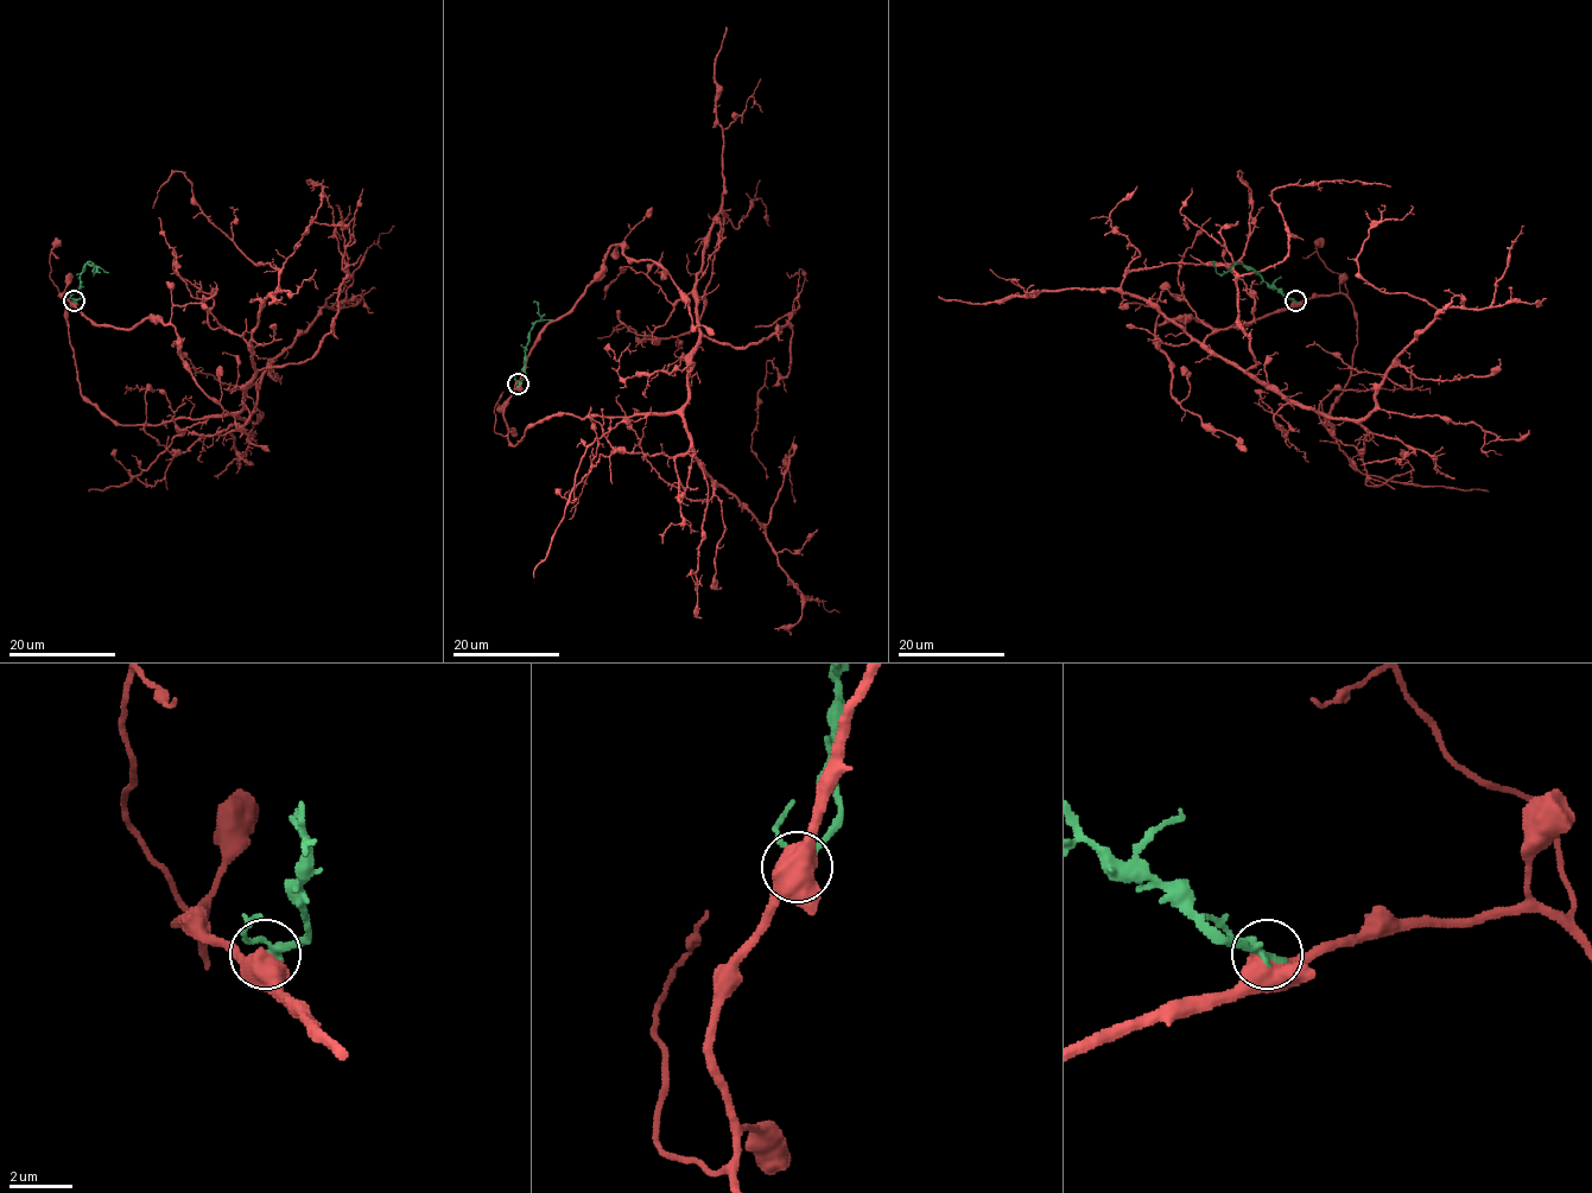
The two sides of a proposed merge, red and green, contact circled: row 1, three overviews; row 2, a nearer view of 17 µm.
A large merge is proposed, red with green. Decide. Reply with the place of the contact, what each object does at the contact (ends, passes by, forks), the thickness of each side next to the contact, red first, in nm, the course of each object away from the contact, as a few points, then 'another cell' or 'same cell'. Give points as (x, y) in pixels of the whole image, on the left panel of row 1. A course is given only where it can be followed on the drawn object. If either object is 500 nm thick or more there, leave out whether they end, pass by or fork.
place (74, 300); calibres 750 and 200 nm; course red (74, 302), (59, 296), (80, 391), (111, 418), (243, 407), (278, 271), (210, 221), (182, 172), (153, 208); course green (74, 302), (81, 297), (81, 274), (88, 264), (95, 267), (94, 274), (94, 266), (89, 261); another cell

